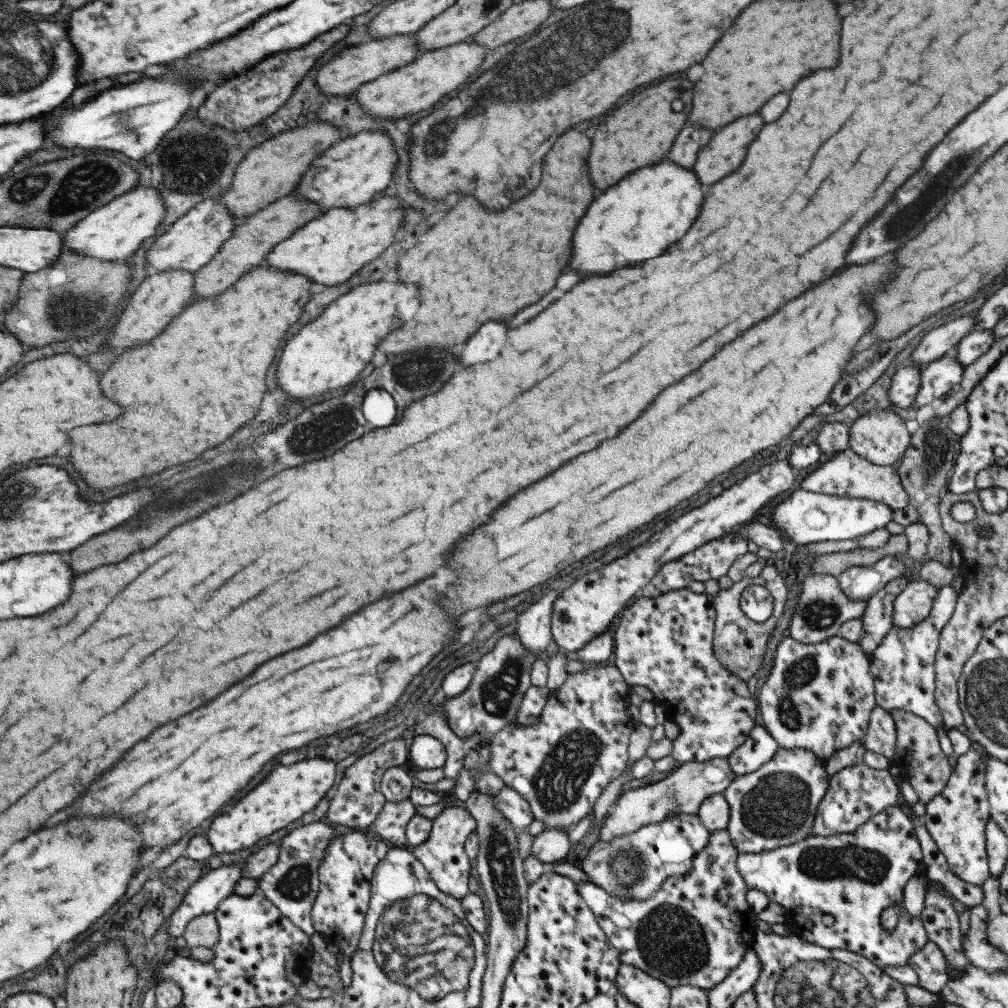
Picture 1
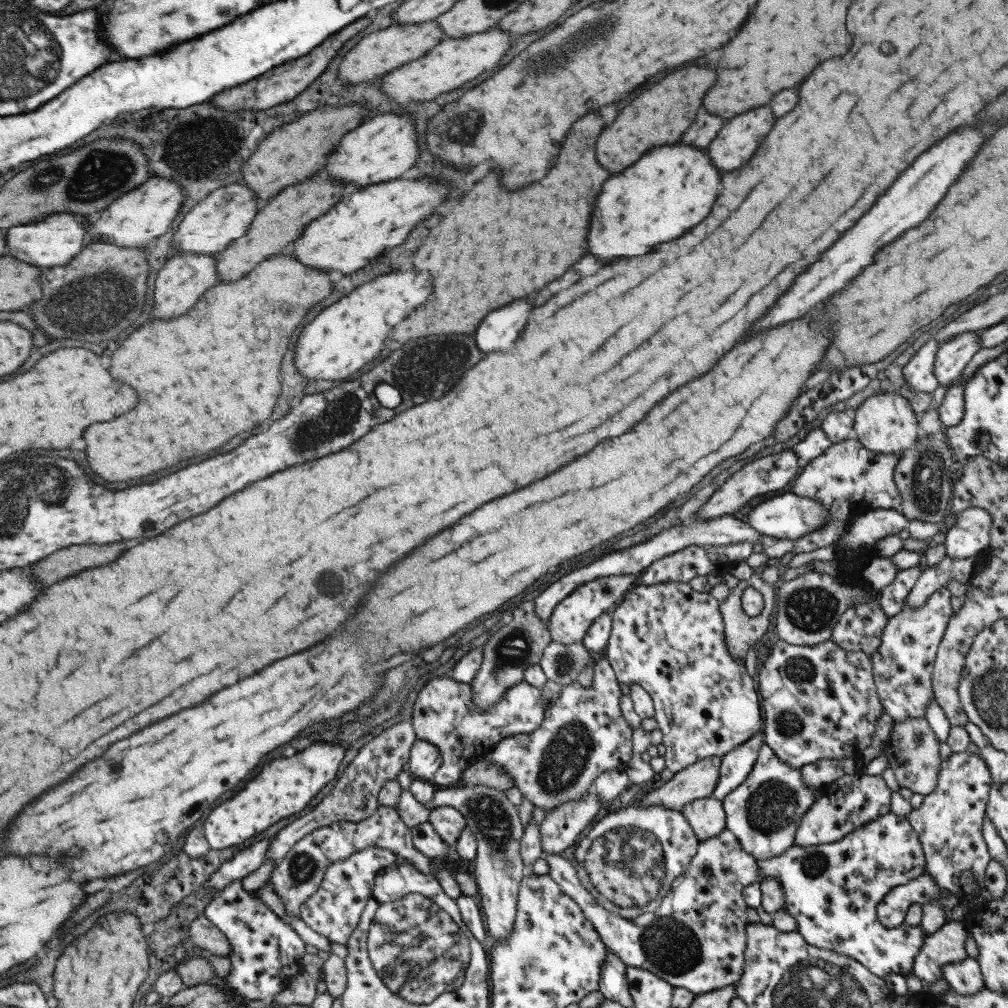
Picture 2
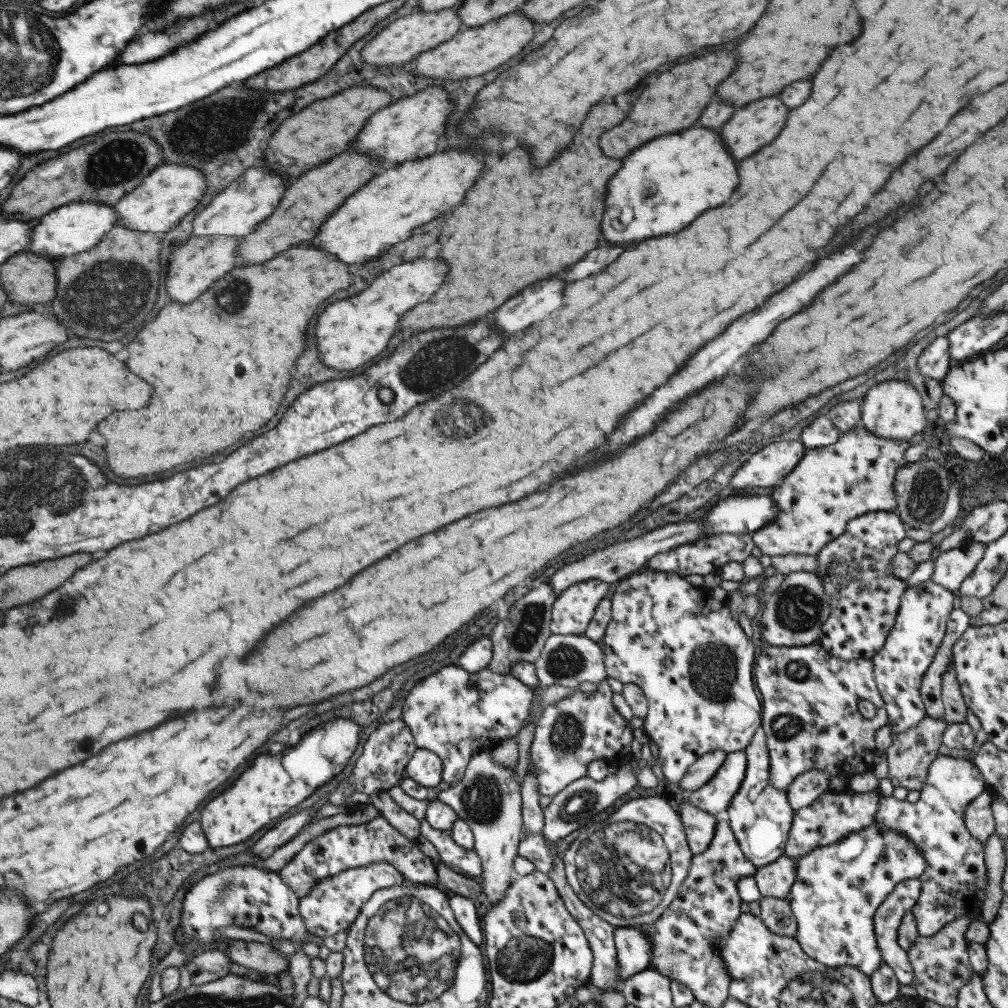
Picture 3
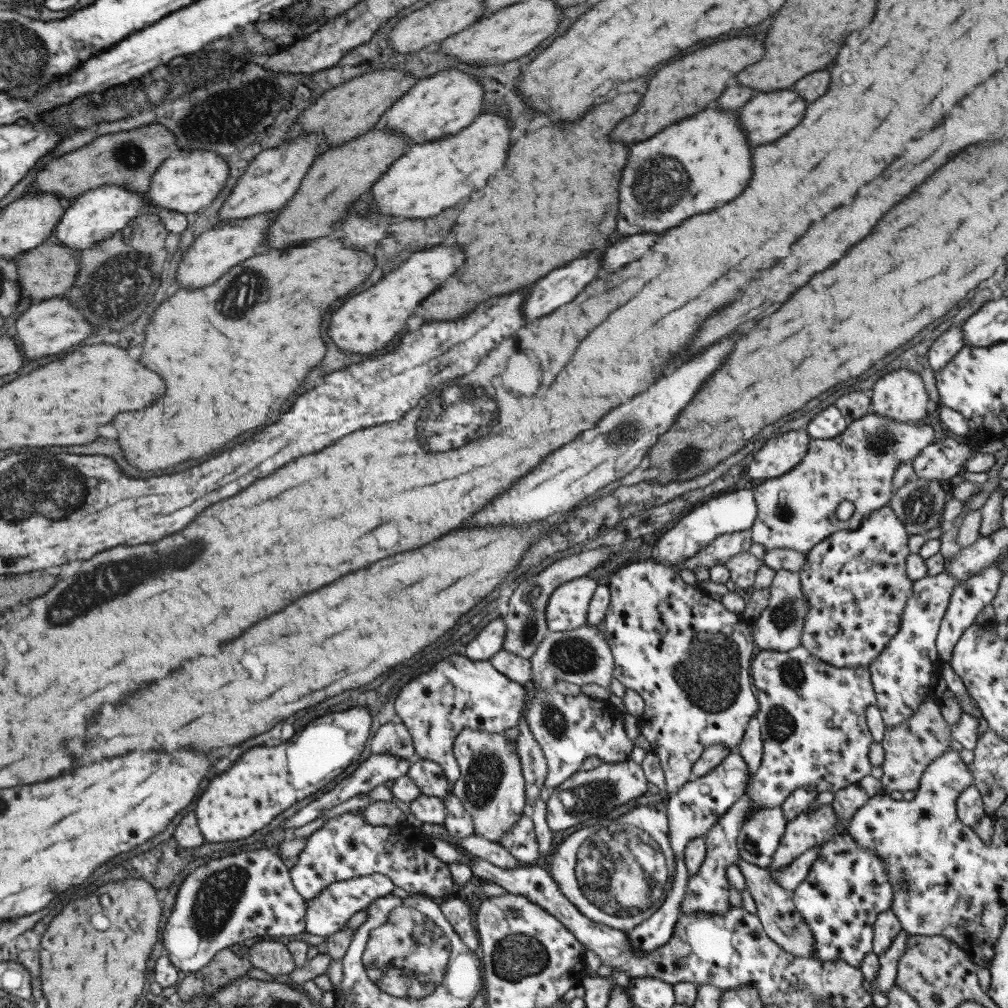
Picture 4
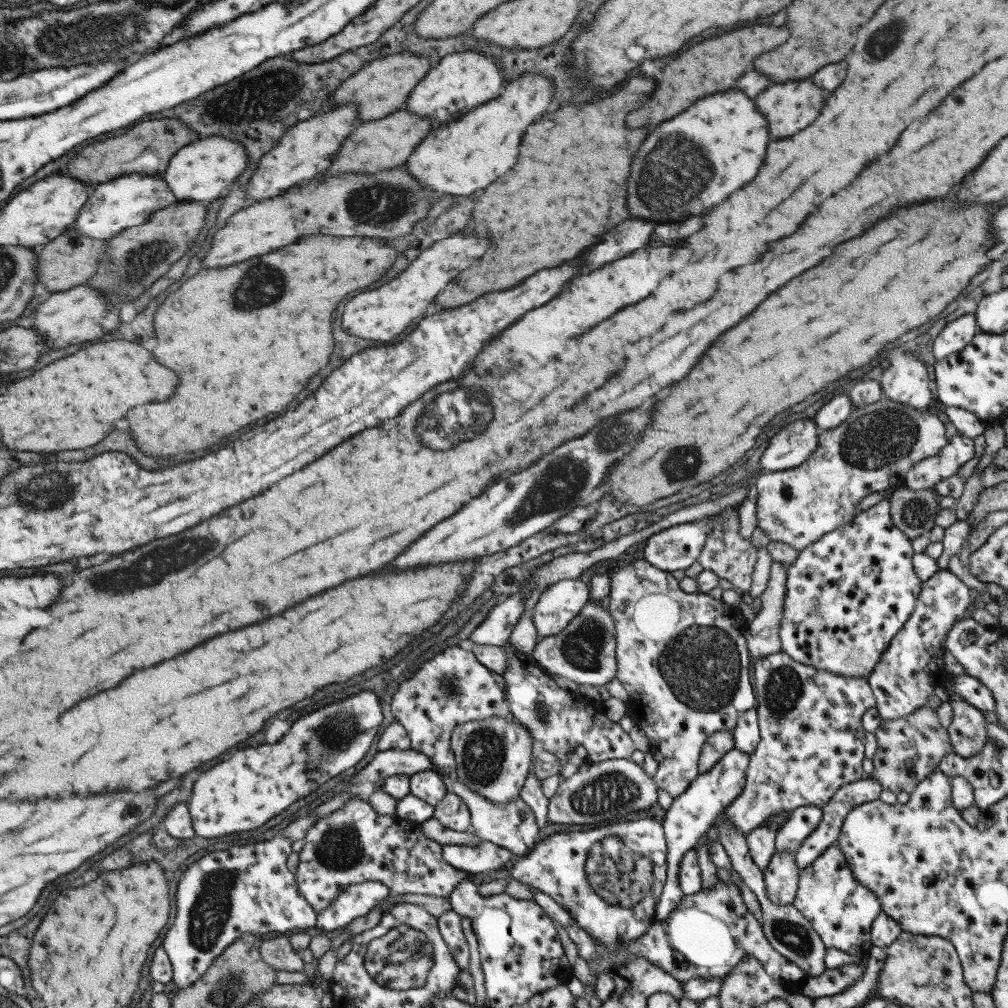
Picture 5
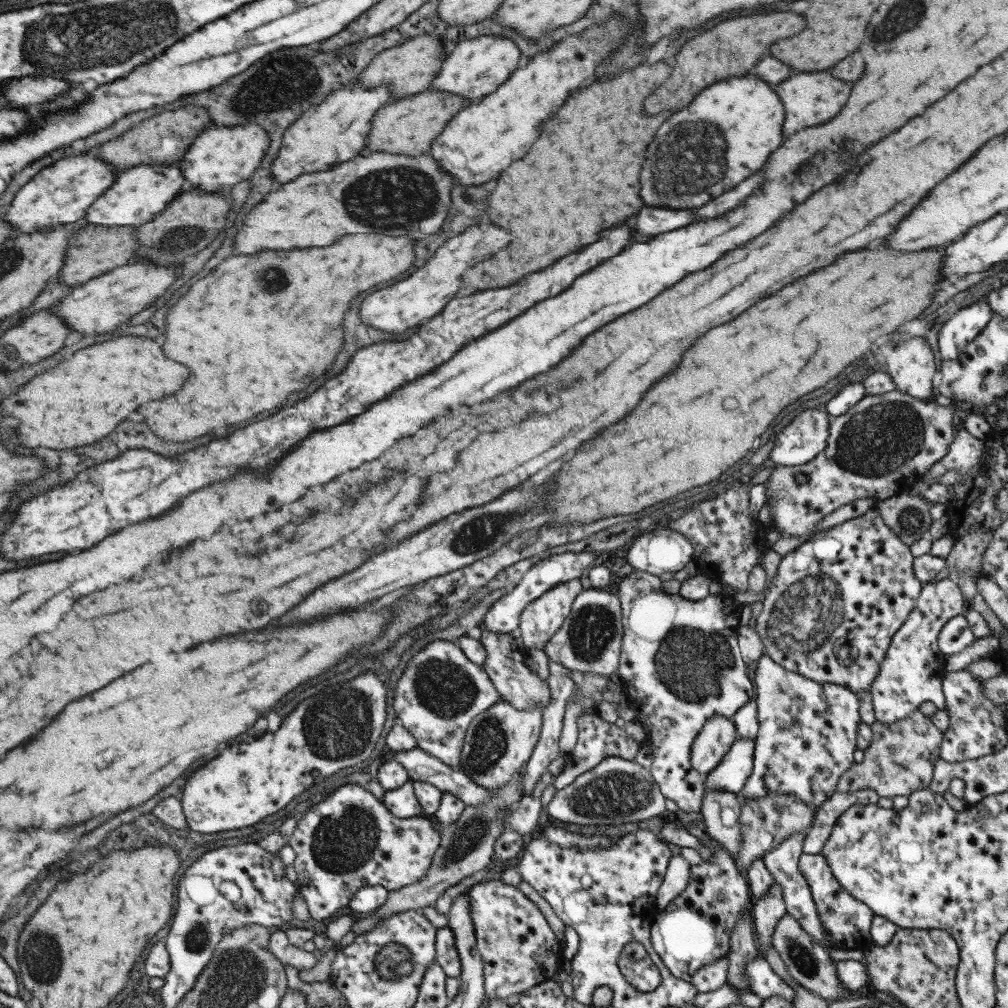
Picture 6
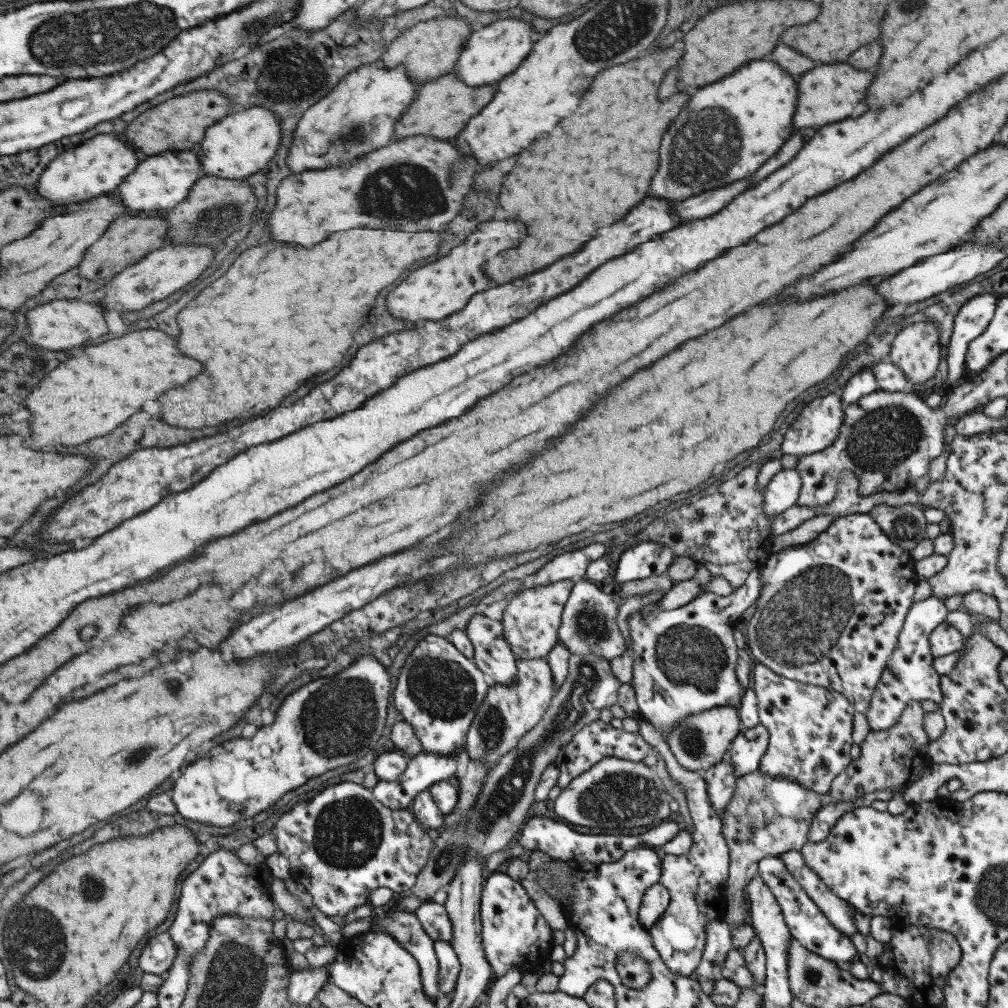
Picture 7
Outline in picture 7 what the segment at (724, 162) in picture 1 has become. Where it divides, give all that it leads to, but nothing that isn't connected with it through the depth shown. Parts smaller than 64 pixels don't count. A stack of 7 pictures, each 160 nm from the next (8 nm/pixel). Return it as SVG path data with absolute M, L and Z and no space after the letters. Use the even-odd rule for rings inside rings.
M845 62L817 64L809 71L803 72L796 78L797 82L797 110L793 114L795 128L813 128L823 126L829 122L837 122L847 118L853 108L863 102L867 86L871 84L873 72L869 70L855 70Z

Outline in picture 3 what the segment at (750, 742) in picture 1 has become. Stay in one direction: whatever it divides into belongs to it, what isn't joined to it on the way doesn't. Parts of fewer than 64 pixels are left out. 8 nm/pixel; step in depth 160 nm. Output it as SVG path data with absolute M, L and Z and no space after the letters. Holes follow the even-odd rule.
M742 750L726 753L714 776L697 790L689 791L684 802L707 814L723 815L731 798L739 790L745 769L746 758Z

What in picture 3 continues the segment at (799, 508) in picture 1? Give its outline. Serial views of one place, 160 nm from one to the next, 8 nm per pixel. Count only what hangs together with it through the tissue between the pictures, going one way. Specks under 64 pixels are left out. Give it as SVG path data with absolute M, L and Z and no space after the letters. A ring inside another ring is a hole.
M723 496L700 518L712 534L753 534L774 521L777 509L770 496Z

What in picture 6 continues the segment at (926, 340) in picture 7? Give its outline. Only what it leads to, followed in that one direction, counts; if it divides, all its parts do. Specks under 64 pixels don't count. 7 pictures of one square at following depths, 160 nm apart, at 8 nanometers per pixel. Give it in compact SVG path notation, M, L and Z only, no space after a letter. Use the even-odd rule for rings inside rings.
M919 336L903 340L889 356L887 374L900 393L916 399L928 400L934 396L931 380L935 374L935 358L927 342Z

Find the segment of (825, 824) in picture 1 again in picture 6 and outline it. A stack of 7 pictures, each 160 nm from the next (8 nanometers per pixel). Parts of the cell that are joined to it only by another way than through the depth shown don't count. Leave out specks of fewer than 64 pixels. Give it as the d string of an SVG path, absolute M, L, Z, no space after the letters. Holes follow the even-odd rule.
M772 882L772 886L763 896L750 903L750 911L758 956L764 958L766 950L772 946L771 935L776 922L785 916L785 907L779 885Z

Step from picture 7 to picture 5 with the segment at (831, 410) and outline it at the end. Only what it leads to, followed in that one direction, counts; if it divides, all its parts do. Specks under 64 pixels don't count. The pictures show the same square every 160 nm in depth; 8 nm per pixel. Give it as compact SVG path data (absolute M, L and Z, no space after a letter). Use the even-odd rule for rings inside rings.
M813 419L797 420L779 430L759 458L761 470L780 471L803 464L817 448L818 431Z

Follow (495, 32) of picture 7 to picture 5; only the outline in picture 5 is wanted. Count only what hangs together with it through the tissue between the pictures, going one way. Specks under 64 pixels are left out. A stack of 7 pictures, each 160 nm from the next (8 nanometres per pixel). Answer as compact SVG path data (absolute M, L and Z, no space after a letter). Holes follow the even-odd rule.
M471 50L446 54L438 62L434 61L432 68L411 90L401 108L405 109L408 113L413 113L420 117L429 117L433 126L453 122L453 120L457 120L457 118L465 114L468 110L482 105L484 102L490 101L499 95L503 89L503 80L499 62L493 56Z

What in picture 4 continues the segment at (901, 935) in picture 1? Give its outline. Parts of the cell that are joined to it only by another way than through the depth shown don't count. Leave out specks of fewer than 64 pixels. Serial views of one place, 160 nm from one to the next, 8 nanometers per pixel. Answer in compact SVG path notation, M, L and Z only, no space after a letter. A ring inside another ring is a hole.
M833 835L820 845L807 876L791 891L795 910L808 924L814 938L812 956L825 962L843 961L859 968L863 956L872 950L872 924L877 914L891 907L892 890L884 873L884 864L878 854L859 846L850 835Z

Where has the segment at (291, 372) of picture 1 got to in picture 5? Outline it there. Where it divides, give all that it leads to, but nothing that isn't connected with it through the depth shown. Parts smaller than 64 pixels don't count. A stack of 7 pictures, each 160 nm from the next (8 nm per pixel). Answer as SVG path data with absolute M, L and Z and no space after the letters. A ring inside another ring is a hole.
M473 232L449 236L445 240L431 244L397 278L393 278L385 286L379 286L375 290L369 290L351 298L343 308L343 316L341 316L343 330L347 330L347 334L353 334L365 340L382 343L391 341L411 324L413 318L419 318L425 312L425 308L433 302L433 298L443 290L447 280L453 280L473 260L481 258L485 250L487 250L487 240L475 236Z

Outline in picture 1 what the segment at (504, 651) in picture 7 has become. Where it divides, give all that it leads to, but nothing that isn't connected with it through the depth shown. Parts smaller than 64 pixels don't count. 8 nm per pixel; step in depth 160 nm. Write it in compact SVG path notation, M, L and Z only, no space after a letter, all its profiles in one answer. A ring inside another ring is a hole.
M610 662L568 674L563 684L548 694L535 722L505 725L484 745L475 769L459 771L452 788L455 798L464 801L475 790L477 769L486 767L528 802L532 818L543 824L543 830L572 828L627 764L628 740L634 729L625 713L630 704L628 688Z

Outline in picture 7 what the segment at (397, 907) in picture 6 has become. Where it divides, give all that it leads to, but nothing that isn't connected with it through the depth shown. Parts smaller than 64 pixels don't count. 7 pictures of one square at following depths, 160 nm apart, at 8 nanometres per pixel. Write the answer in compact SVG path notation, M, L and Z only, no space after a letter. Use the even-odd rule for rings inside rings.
M595 653L586 655L568 656L567 678L561 684L561 688L553 694L547 708L543 711L540 719L519 739L514 749L506 752L495 763L493 768L486 772L483 786L481 787L478 797L470 806L468 814L463 821L459 821L455 827L441 828L433 837L434 845L430 850L425 866L417 873L417 878L413 886L409 889L411 895L427 902L439 888L445 888L449 884L455 869L459 866L461 859L465 855L482 854L489 856L495 850L501 850L513 837L517 837L519 830L524 825L525 814L529 806L534 802L534 790L536 784L540 781L543 768L549 766L549 761L553 760L558 751L564 747L570 738L582 727L599 718L601 709L609 709L616 703L617 692L620 683L615 676L612 676L609 663Z

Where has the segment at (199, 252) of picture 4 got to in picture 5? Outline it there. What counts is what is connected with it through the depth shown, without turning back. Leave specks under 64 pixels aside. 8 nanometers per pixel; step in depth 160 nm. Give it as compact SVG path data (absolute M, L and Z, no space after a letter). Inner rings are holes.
M401 167L380 170L375 174L339 173L335 178L323 177L321 180L315 177L292 186L291 190L285 192L287 194L253 201L232 214L227 223L213 235L211 247L203 257L202 268L221 268L221 266L229 266L259 254L267 254L269 250L281 248L283 244L285 246L293 244L299 236L317 234L317 226L319 226L319 234L327 234L327 236L377 236L387 240L396 236L405 236L412 229L414 222L426 218L427 210L433 203L427 189L422 189L416 177L412 177Z

